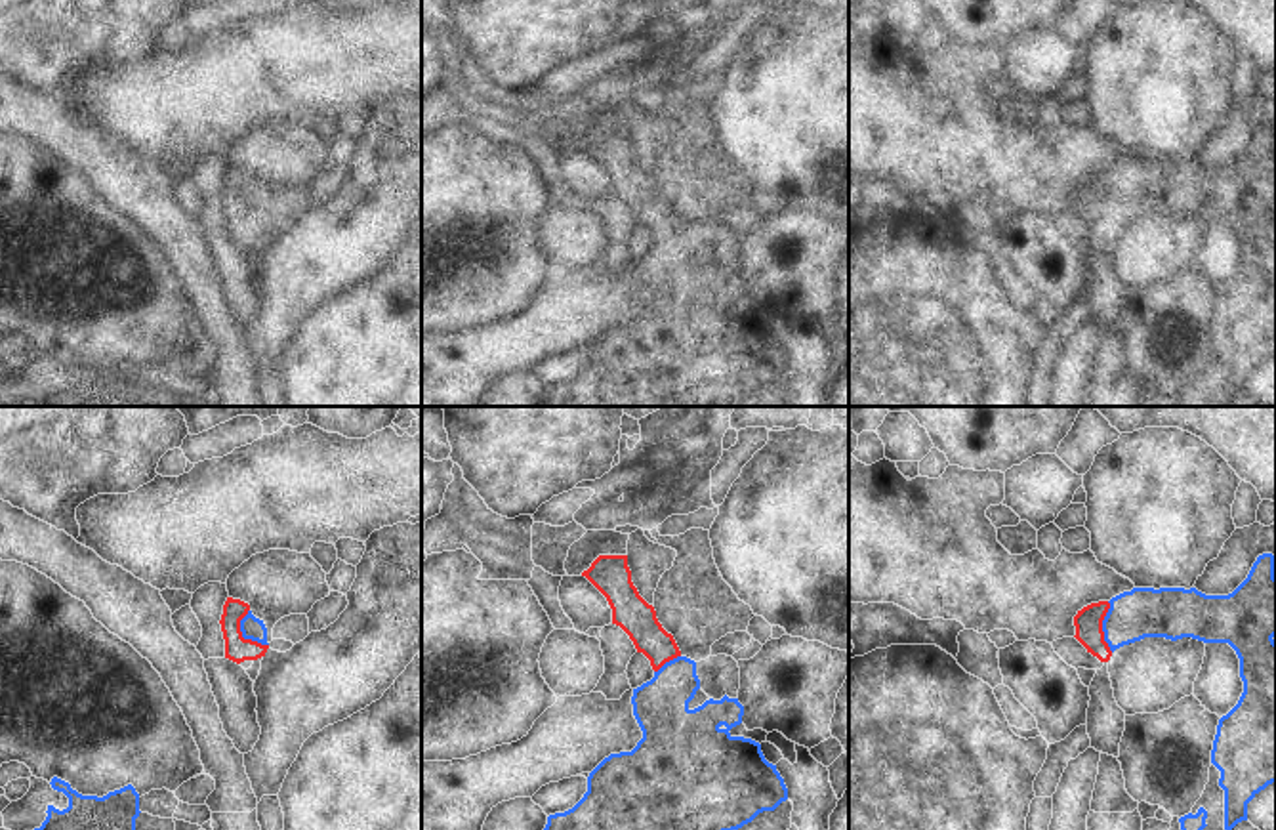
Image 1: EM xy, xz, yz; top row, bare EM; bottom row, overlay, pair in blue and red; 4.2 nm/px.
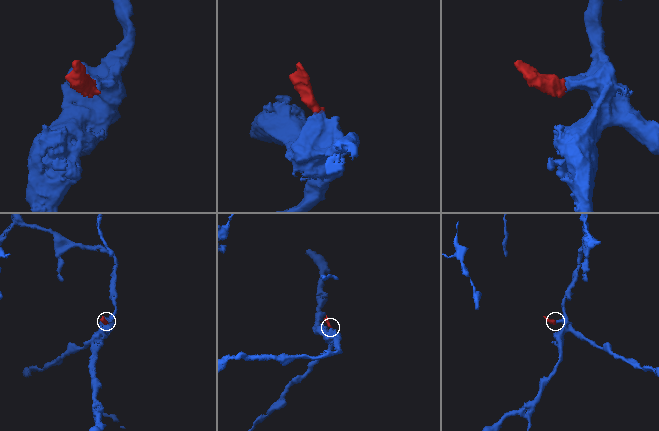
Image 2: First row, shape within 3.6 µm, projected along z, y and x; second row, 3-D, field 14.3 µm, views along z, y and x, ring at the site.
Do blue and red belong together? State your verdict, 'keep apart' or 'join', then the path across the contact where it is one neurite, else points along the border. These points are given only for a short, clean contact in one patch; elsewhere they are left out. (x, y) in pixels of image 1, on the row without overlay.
join; runs through xy (252, 201), (243, 208), (237, 222)

